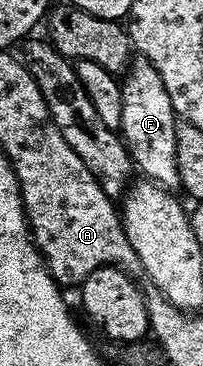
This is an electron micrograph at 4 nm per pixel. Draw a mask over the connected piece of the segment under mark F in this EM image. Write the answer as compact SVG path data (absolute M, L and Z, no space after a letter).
M137 57L128 67L122 78L122 124L119 133L137 171L140 170L145 179L165 188L179 187L178 168L174 156L174 132L176 131L176 110L170 104L170 92L166 92L166 84L162 84L162 76L154 68L154 64L143 57Z

